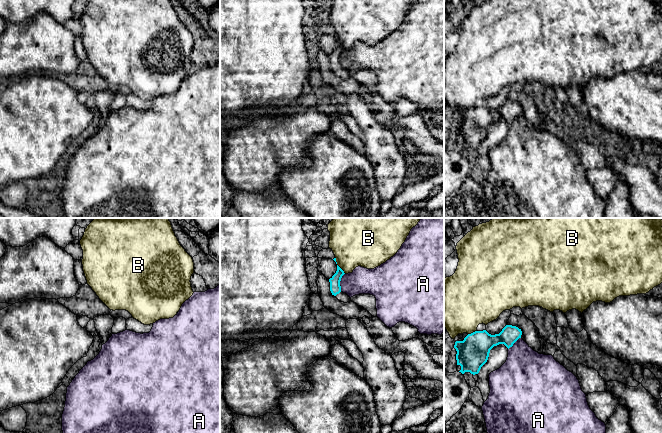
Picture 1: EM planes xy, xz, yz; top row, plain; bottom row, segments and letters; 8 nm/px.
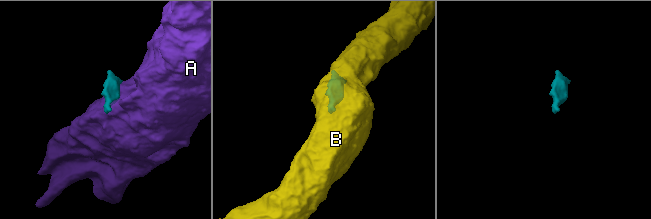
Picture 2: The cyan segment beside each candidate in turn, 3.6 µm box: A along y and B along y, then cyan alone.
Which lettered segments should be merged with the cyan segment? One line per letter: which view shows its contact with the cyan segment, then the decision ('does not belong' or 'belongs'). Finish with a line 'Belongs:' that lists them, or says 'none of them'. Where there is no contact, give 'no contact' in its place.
A: xz | does not belong
B: xz | does not belong
Belongs: none of them

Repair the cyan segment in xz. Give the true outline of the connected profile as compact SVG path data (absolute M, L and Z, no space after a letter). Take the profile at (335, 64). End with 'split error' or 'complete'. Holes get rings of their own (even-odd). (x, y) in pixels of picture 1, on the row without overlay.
M337 41L336 49L329 55L330 67L340 78L350 78L351 74L341 67L340 57L344 51L344 47Z; split error

